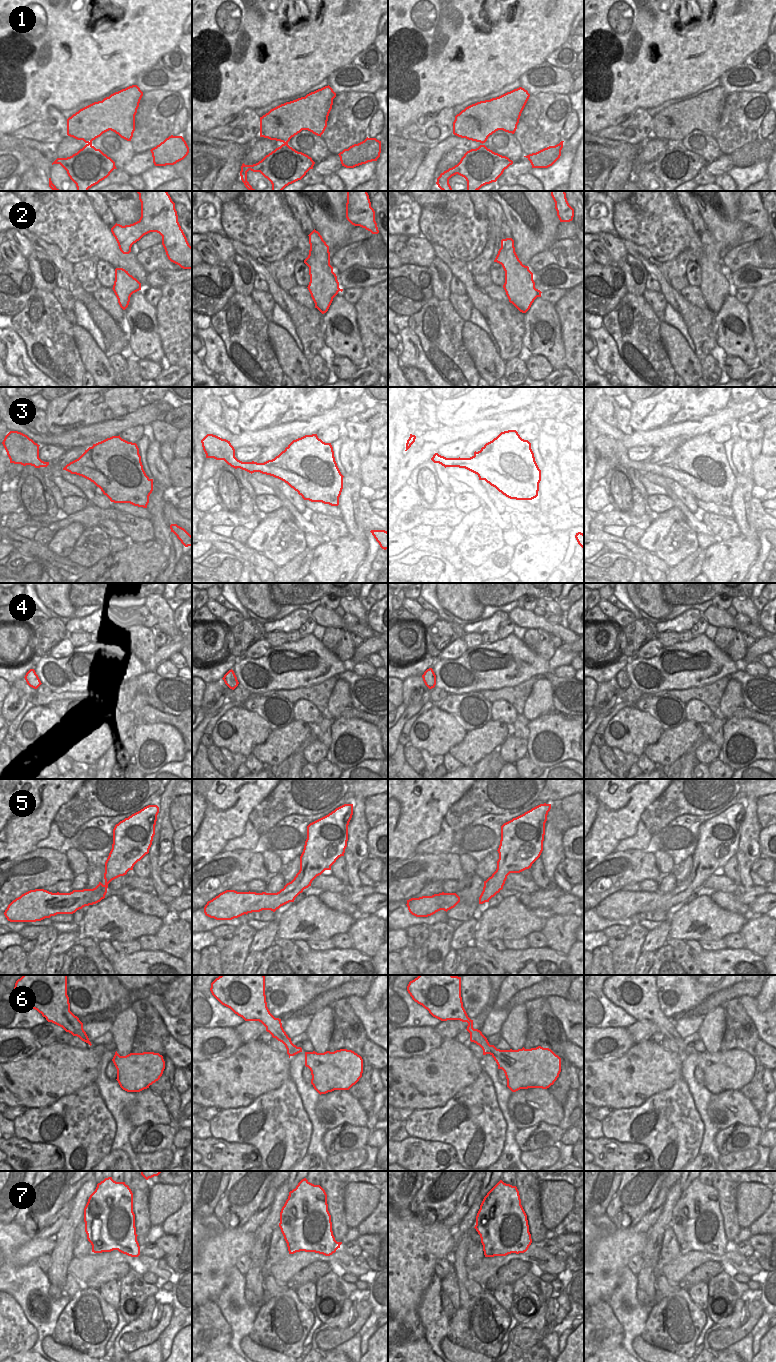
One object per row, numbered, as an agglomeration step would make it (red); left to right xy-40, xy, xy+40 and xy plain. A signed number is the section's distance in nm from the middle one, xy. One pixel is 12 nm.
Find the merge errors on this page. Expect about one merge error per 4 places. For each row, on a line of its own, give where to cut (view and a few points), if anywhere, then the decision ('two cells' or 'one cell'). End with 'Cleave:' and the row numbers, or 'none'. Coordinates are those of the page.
1: no cut; one cell
2: no cut; one cell
3: no cut; one cell
4: no cut; one cell
5: no cut; one cell
6: no cut; one cell
7: no cut; one cell
Cleave: none

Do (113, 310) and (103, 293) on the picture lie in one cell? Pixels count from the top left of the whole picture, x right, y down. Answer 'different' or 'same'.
same

